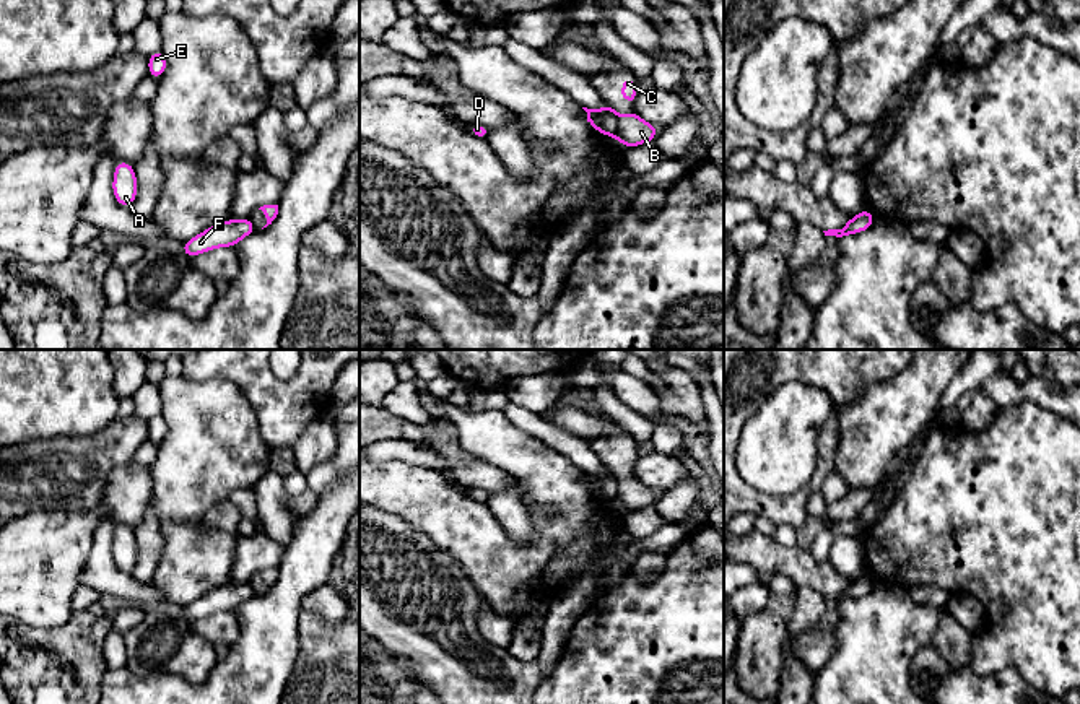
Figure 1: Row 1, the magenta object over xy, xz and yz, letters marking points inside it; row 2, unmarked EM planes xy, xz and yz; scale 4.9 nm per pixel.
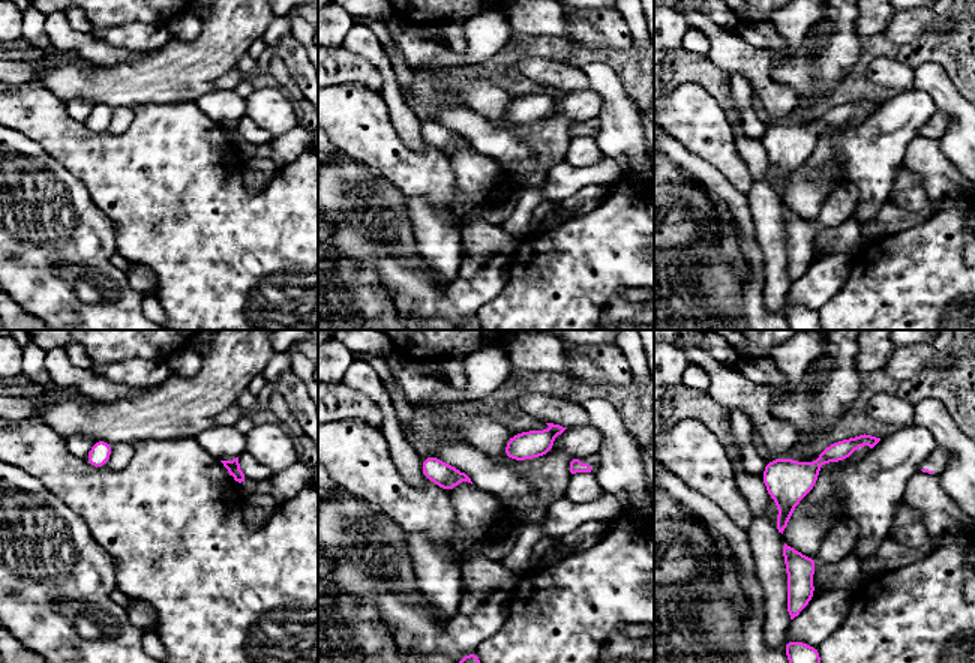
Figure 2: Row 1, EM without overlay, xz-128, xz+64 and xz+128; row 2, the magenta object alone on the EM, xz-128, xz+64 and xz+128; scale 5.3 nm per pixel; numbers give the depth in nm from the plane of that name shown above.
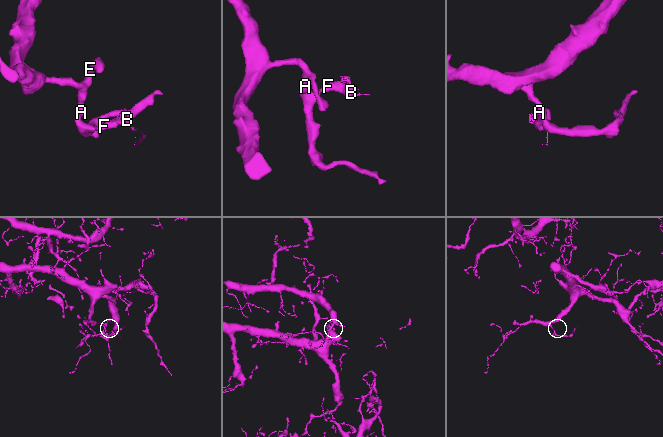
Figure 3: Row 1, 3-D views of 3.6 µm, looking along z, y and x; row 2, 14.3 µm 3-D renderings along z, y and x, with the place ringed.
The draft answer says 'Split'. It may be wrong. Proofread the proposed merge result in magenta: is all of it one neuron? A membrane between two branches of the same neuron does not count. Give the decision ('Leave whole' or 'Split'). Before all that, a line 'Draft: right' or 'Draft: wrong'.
Draft: right
Split

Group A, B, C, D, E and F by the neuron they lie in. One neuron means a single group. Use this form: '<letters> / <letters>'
A D E F / B C

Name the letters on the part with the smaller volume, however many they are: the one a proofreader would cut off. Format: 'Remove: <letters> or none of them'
Remove: B, C

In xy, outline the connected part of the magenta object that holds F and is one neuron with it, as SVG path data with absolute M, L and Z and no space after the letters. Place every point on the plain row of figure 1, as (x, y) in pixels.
M249 582L244 584L226 584L223 587L216 587L187 606L182 606L181 616L192 623L195 619L205 618L216 611L229 611L233 613L241 603L252 598L254 589Z

